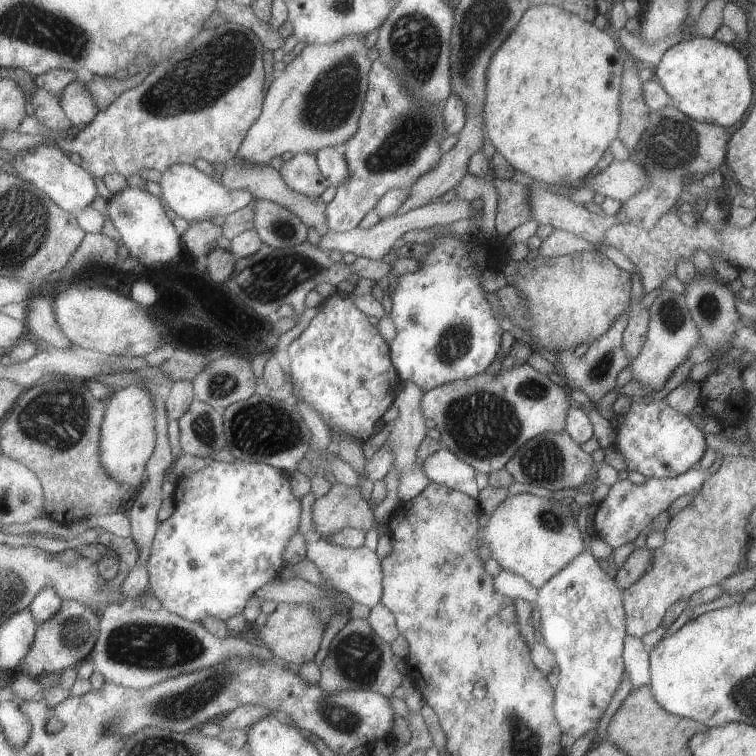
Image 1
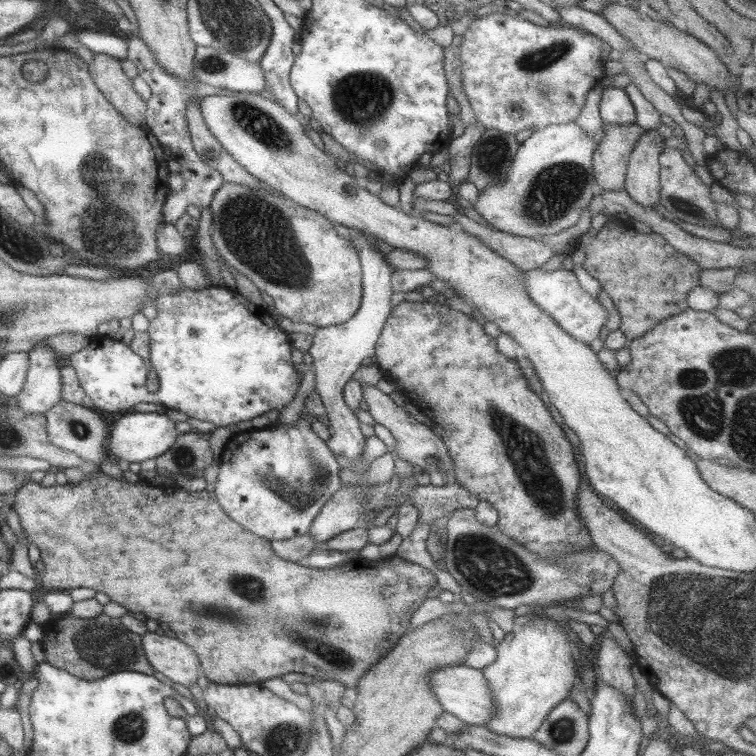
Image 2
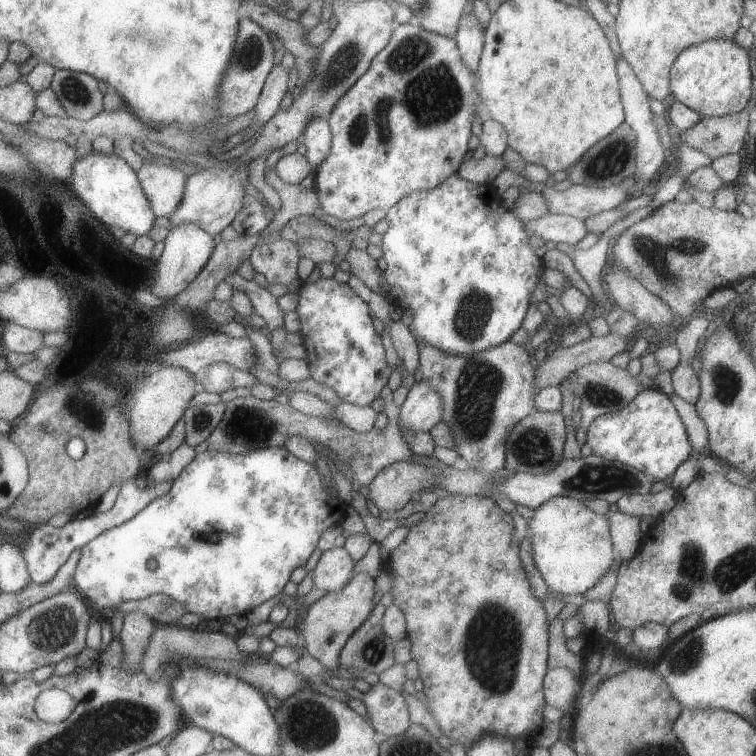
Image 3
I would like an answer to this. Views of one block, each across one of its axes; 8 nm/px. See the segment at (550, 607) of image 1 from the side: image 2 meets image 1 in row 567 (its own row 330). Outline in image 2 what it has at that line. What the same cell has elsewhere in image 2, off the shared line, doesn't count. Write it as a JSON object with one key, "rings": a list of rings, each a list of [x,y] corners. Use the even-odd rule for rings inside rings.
{"rings":[[[533,269],[525,271],[521,279],[531,301],[537,303],[537,307],[543,309],[573,339],[589,345],[591,340],[599,336],[601,327],[607,322],[607,312],[599,304],[599,298],[592,297],[579,286],[573,272],[563,269],[542,272],[540,269]]]}

